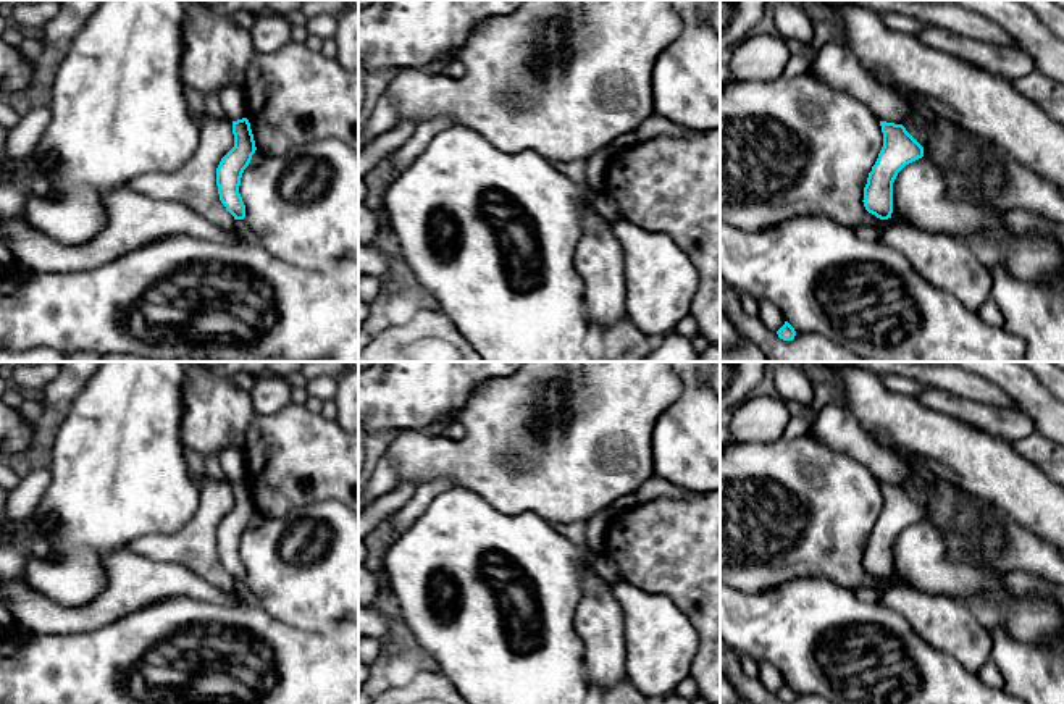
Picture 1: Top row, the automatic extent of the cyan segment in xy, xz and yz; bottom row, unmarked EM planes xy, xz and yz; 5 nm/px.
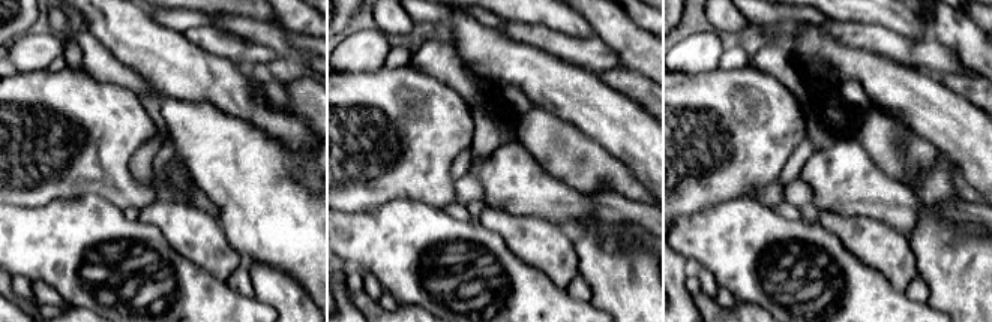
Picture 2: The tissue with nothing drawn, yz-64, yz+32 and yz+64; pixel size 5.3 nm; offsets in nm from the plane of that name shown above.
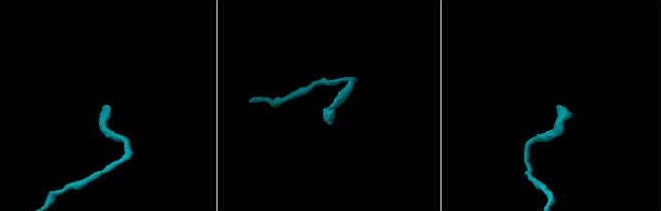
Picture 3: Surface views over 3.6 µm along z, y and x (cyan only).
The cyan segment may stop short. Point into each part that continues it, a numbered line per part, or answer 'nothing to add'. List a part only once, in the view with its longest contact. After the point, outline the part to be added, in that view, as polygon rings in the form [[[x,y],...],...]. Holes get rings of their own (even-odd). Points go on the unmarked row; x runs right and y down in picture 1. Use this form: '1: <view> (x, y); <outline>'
nothing to add

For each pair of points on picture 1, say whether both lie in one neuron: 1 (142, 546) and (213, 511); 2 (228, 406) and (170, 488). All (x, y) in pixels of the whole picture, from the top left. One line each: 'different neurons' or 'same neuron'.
1: same neuron
2: different neurons

